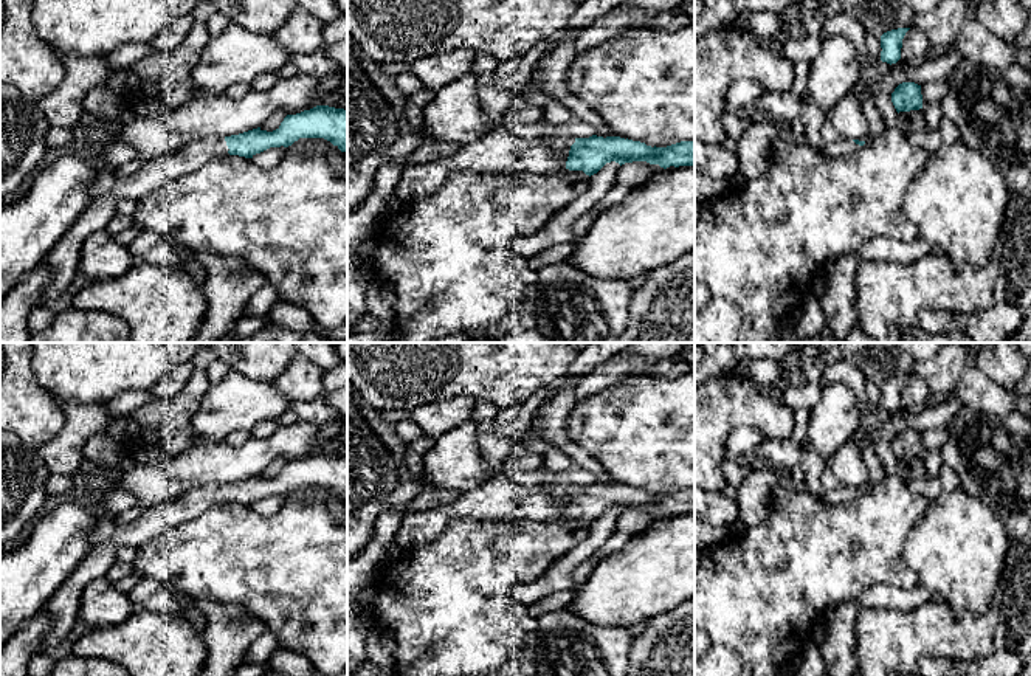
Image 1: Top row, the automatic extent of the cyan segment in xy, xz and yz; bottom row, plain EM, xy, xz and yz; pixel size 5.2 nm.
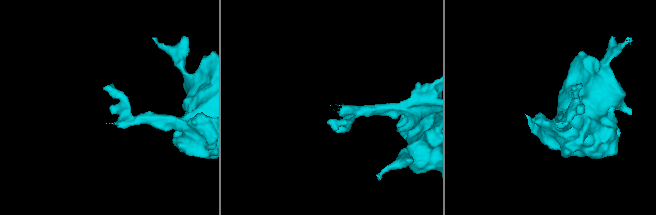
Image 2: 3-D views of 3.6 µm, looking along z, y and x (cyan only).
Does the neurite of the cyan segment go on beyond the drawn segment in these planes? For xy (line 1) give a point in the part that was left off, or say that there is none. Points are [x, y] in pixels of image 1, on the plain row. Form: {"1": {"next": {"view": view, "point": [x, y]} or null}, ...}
{"1": {"next": {"view": "xy", "point": [64, 607]}}}

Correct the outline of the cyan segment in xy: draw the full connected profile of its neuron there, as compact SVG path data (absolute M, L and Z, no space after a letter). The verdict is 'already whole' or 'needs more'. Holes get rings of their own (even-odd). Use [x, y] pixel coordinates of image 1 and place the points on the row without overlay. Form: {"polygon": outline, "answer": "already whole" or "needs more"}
{"polygon": "M316 453L296 462L287 462L273 479L257 474L225 485L197 485L172 502L160 504L130 523L118 524L109 540L88 549L82 561L43 605L42 609L53 620L53 631L42 643L40 651L67 642L73 625L81 617L84 589L93 580L107 575L119 549L140 547L166 530L200 516L216 504L229 501L253 505L270 495L288 495L299 485L324 485L341 499L347 499L347 457Z", "answer": "needs more"}

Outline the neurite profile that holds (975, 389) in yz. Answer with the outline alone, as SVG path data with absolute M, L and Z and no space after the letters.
M975 364L964 369L961 380L949 395L980 409L991 419L1002 419L1017 406L1017 394L988 378Z

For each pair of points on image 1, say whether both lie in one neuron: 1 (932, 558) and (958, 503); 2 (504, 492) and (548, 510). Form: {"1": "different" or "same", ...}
{"1": "same", "2": "same"}

